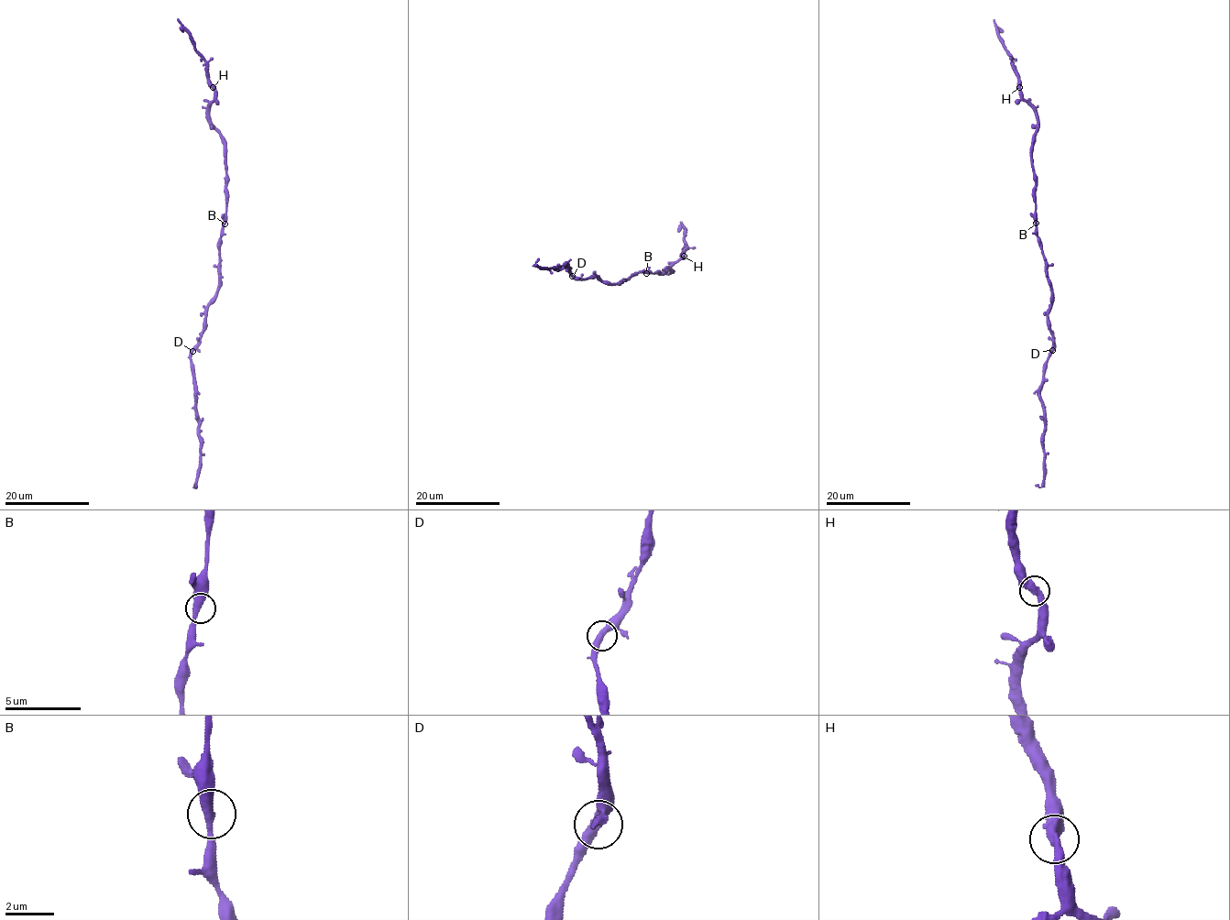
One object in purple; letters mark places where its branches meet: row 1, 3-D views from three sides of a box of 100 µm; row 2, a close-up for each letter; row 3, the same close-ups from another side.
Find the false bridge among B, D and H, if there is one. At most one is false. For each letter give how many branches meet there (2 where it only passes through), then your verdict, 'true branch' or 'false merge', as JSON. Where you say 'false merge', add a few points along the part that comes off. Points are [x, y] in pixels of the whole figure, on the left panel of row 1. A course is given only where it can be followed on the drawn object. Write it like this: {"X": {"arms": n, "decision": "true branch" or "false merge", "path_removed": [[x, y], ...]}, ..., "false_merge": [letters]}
{"B": {"arms": 2, "decision": "true branch"}, "D": {"arms": 2, "decision": "true branch"}, "H": {"arms": 2, "decision": "true branch"}, "false_merge": []}

